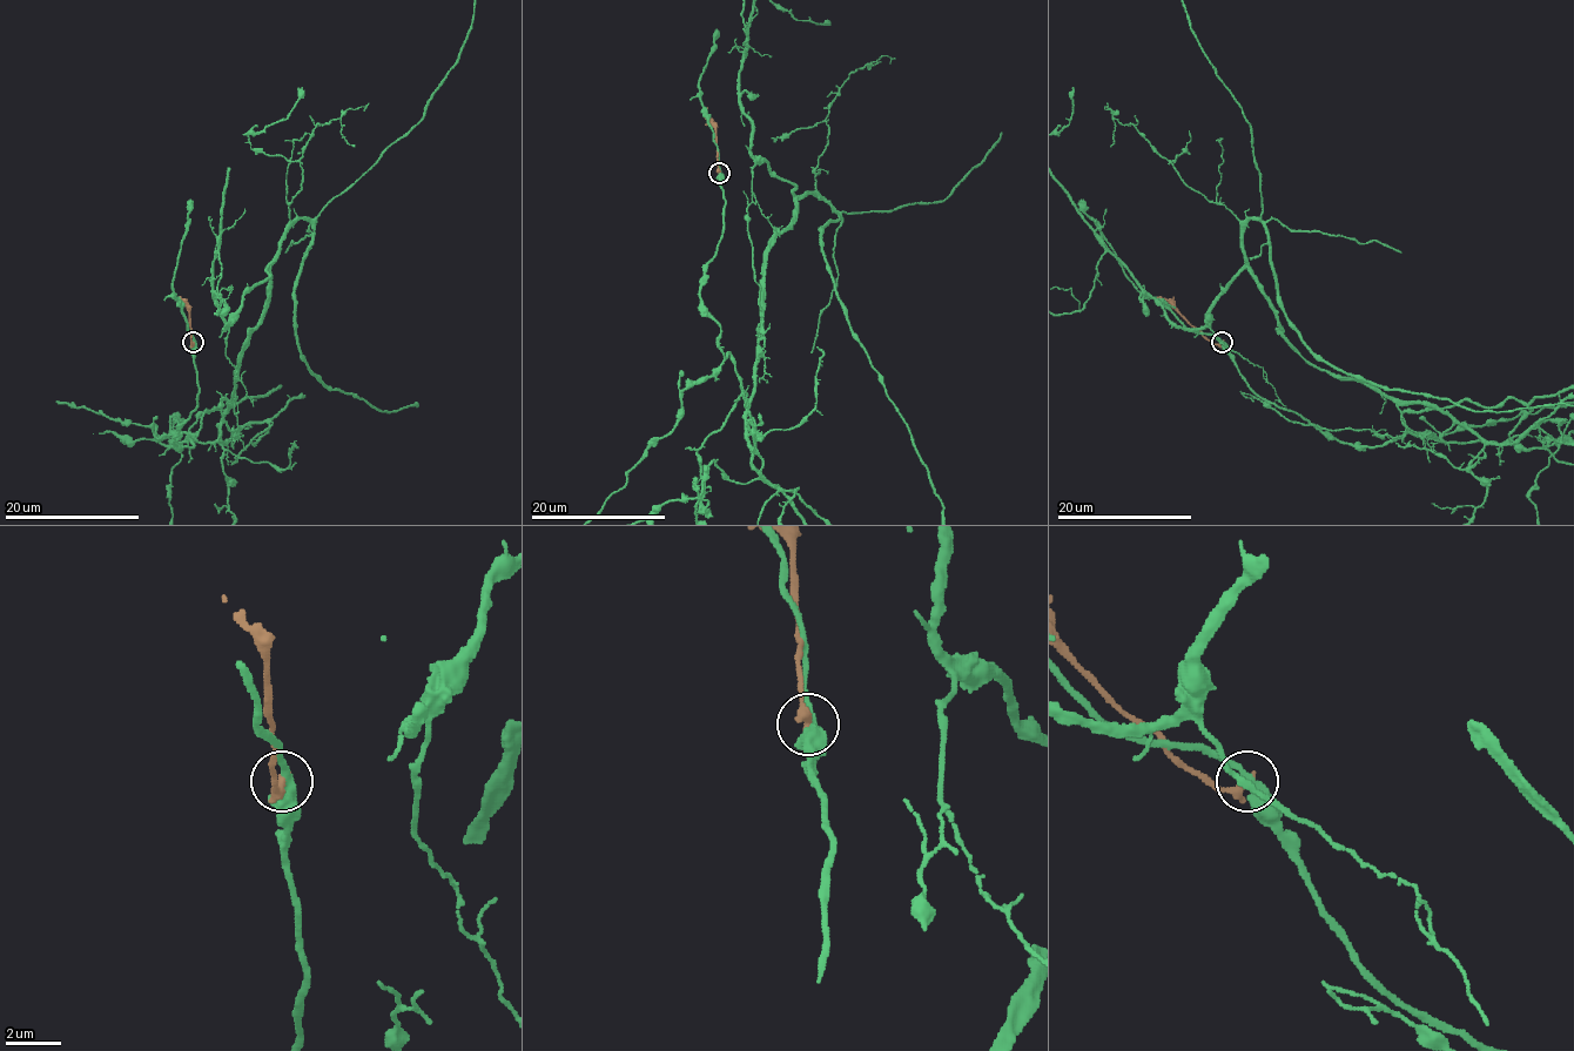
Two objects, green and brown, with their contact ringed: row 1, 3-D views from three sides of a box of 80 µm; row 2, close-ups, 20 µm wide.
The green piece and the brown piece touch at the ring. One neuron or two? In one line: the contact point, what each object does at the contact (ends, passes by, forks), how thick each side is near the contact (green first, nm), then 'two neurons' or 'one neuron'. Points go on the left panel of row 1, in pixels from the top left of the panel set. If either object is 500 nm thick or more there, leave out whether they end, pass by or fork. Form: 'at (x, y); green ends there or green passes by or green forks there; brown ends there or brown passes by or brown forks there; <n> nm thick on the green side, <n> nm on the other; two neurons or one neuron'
at (193, 342); green passes by; brown ends there; 400 nm thick on the green side, 360 nm on the other; two neurons

